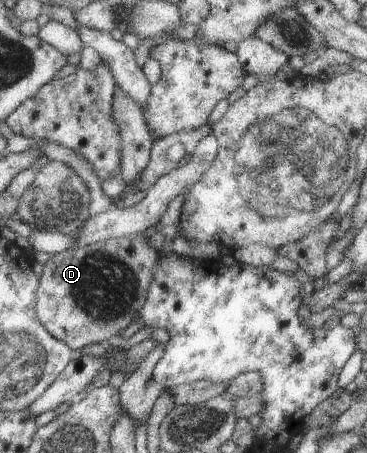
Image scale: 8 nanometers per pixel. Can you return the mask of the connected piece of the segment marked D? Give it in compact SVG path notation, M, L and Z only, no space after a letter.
M143 233L100 240L87 246L55 253L43 265L44 270L39 277L34 304L39 322L49 334L70 346L70 349L74 351L119 336L121 330L127 328L139 316L138 310L146 302L148 286L154 278L154 264L158 262L159 253L148 245L148 239Z

